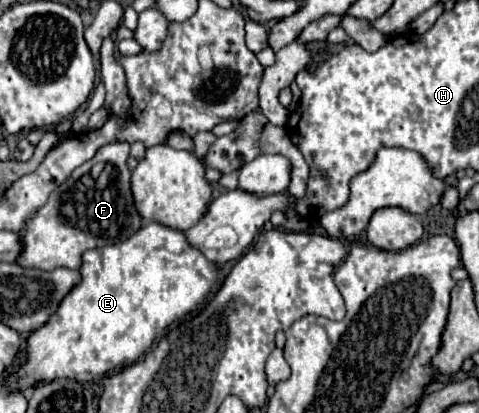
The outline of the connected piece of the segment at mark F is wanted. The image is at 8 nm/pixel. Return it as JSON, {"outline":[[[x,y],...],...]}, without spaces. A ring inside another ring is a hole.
{"outline":[[[112,141],[104,149],[96,151],[96,157],[76,167],[72,177],[58,189],[54,189],[48,201],[28,217],[24,233],[24,253],[16,257],[16,263],[24,269],[54,271],[56,267],[78,269],[82,253],[100,245],[114,245],[142,227],[142,217],[134,209],[130,193],[130,169],[126,159],[130,145],[126,141]]]}

